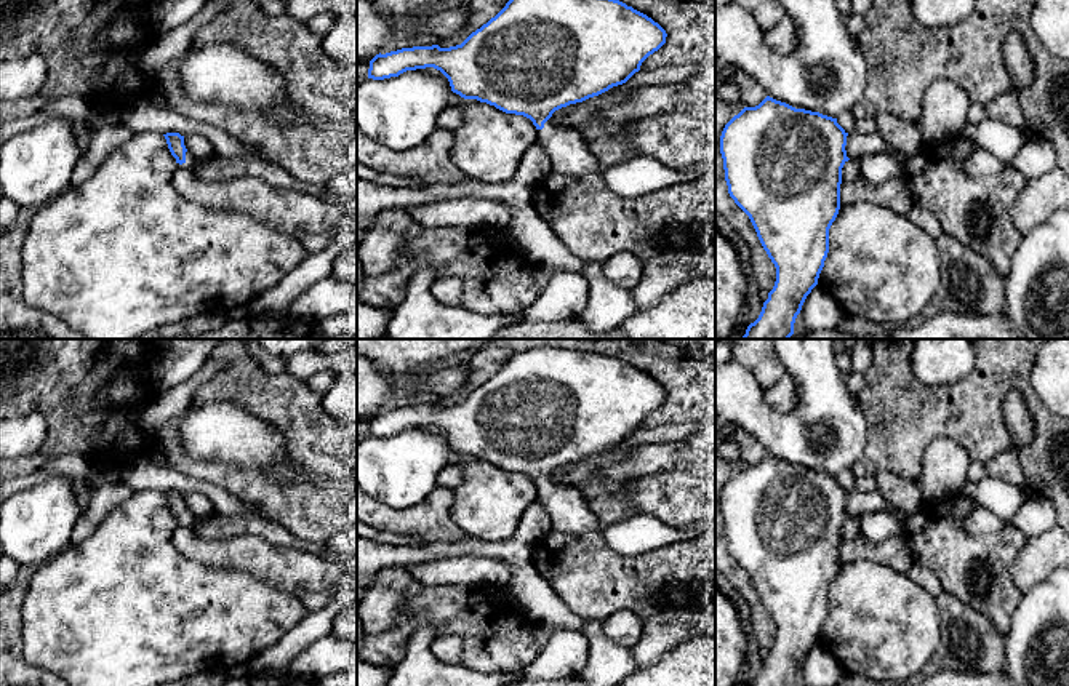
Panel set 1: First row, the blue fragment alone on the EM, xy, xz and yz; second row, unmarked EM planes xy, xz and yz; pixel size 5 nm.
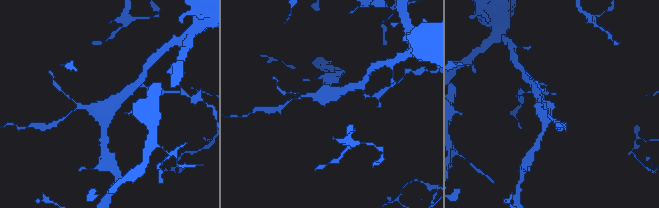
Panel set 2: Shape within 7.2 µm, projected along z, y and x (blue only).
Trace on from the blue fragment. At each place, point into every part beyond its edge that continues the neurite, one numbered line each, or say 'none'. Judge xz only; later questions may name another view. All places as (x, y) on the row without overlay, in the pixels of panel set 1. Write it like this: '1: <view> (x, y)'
1: xz (570, 512)

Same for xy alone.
1: xy (191, 522)

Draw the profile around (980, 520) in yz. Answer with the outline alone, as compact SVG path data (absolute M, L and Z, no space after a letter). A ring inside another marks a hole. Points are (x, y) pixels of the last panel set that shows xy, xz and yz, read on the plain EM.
M976 505L965 516L965 531L970 536L1000 532L1007 523L986 507Z

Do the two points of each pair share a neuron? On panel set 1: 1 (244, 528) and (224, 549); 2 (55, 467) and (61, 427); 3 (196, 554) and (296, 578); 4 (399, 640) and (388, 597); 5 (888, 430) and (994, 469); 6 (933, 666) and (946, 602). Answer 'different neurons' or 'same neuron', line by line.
1: different neurons
2: different neurons
3: same neuron
4: different neurons
5: different neurons
6: same neuron

